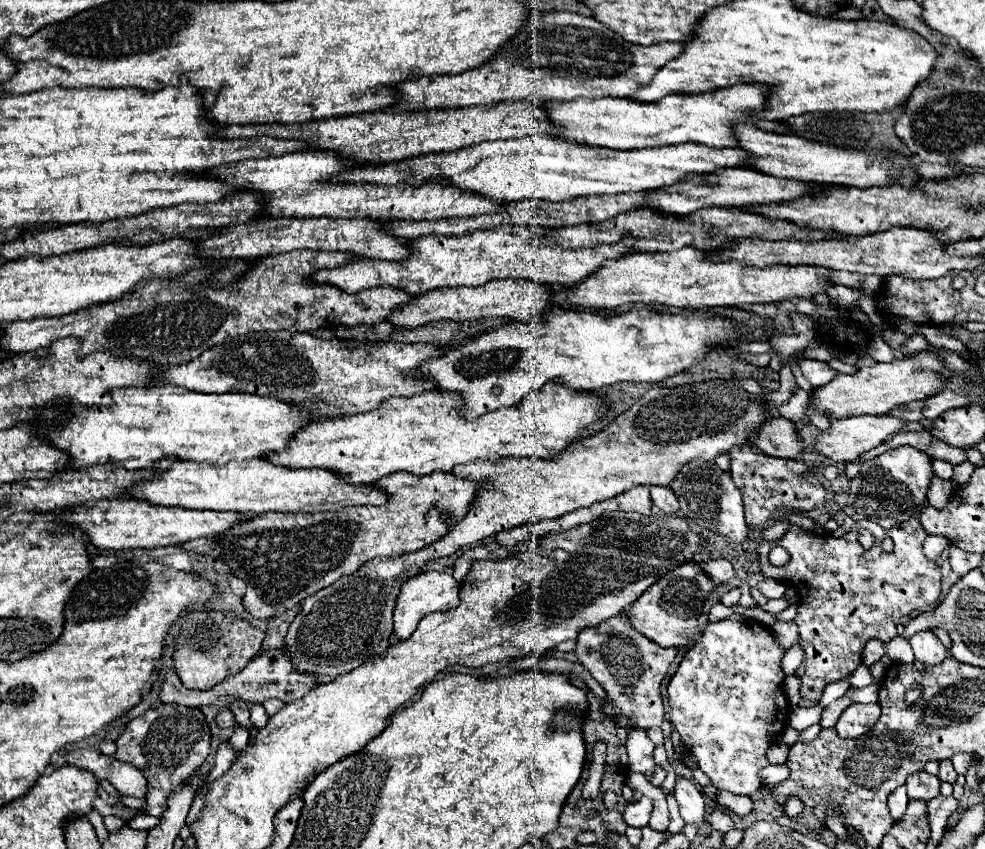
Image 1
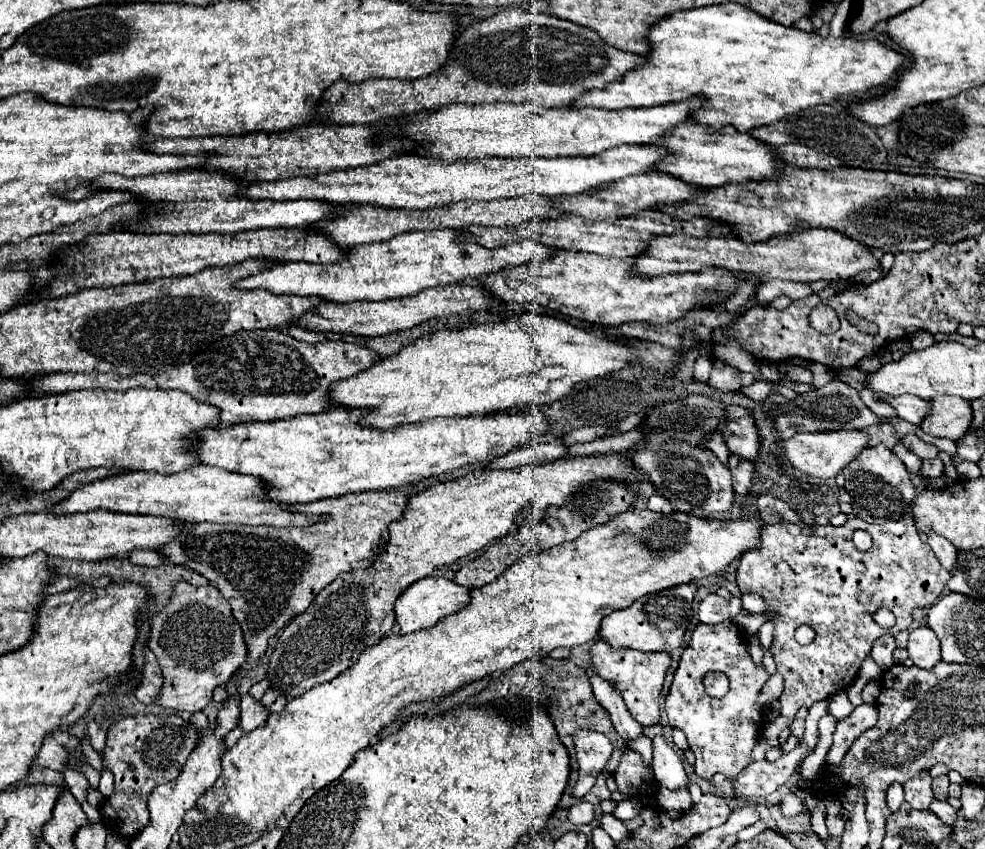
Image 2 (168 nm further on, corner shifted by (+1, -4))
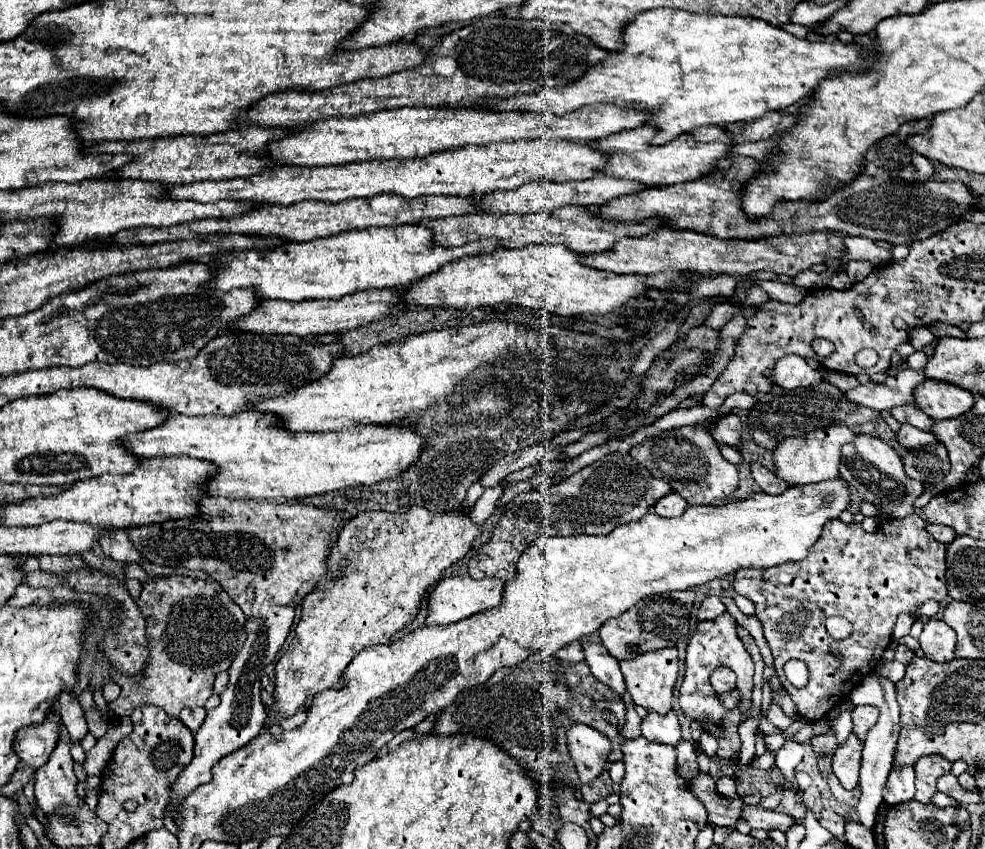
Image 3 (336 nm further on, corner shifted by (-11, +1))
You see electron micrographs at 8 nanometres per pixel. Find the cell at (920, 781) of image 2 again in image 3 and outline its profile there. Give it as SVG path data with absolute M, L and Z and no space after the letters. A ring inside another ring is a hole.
M927 755L915 763L915 799L919 803L929 803L937 793L937 779L951 771L951 763L941 755Z

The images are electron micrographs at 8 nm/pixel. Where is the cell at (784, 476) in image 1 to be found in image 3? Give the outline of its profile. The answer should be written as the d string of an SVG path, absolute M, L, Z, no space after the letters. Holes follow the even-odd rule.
M721 445L721 455L723 455L729 463L733 463L733 465L743 465L743 463L745 463L745 461L743 461L743 453L741 453L739 449L735 449L735 447Z

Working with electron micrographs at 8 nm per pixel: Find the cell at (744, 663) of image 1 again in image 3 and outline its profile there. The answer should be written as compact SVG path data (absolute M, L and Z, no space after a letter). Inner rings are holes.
M723 613L715 621L701 621L687 645L687 669L685 669L685 679L679 689L679 707L683 715L691 721L699 721L703 729L717 739L719 749L715 753L715 761L727 761L727 763L737 763L739 753L741 753L741 739L739 739L739 725L745 719L745 715L751 711L751 695L753 695L753 659L745 651L741 639L737 637L737 621L729 615ZM717 667L729 667L737 675L737 691L741 693L741 701L735 709L727 709L713 687L709 685L709 675Z

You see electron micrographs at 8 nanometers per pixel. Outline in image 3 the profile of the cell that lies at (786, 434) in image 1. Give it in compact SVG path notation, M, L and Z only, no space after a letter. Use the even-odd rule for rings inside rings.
M727 415L727 417L721 417L711 429L709 433L713 435L713 439L717 443L725 443L725 445L741 445L741 439L743 439L743 431L741 431L741 419L737 415Z

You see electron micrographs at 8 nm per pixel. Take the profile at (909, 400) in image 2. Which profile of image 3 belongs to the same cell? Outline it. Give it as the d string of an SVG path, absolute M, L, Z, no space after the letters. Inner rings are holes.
M907 369L897 375L889 375L883 383L869 381L867 385L859 385L853 391L847 391L845 397L853 403L859 403L863 407L871 407L875 411L887 411L897 405L911 403L915 405L913 391L917 385L921 385L925 377L919 371Z

